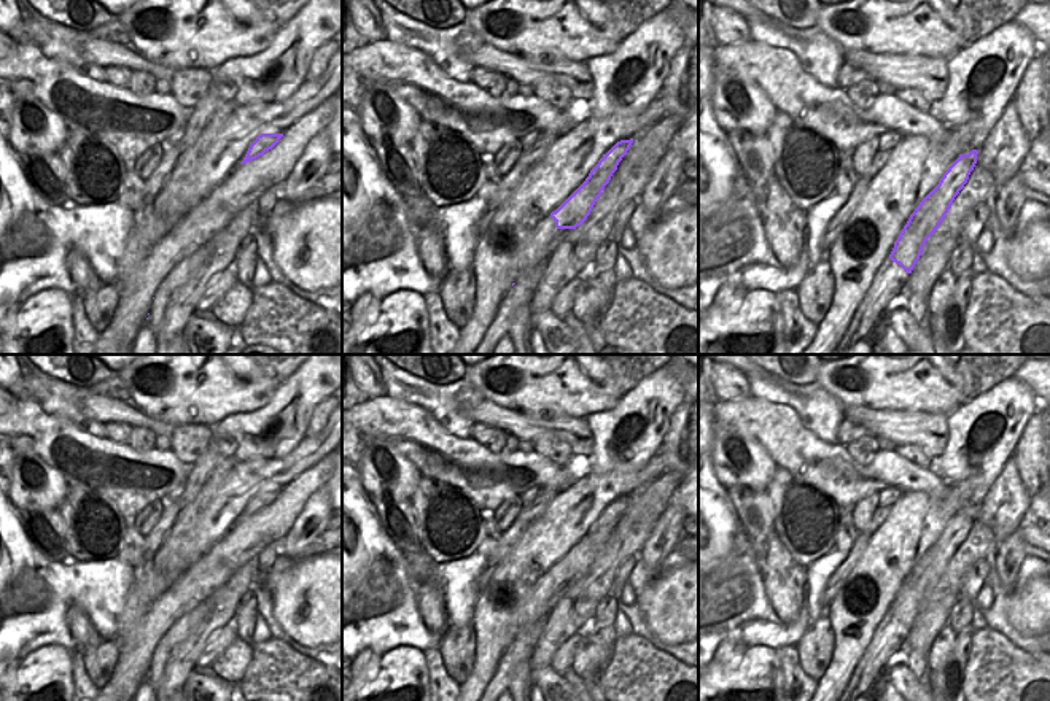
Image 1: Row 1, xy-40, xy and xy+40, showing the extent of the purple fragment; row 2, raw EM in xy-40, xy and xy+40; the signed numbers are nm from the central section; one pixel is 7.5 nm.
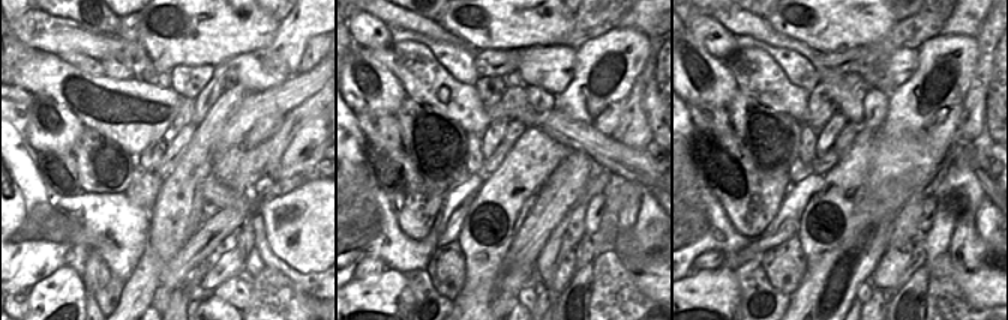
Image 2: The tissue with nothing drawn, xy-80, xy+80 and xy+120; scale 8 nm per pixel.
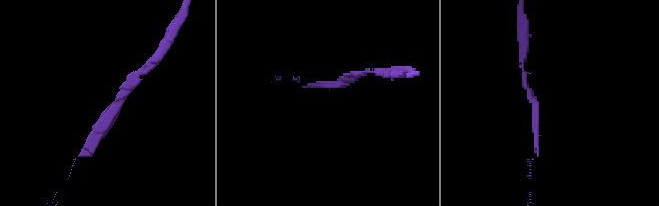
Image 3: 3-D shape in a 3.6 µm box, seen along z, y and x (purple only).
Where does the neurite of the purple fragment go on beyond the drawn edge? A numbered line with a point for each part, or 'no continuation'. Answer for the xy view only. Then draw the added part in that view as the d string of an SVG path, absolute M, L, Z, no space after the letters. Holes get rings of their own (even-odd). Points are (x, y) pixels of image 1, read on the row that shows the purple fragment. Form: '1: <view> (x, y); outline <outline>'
no continuation

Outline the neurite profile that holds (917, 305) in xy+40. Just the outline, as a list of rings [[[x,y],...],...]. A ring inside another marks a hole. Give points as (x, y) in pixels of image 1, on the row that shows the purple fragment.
[[[912,294],[905,300],[905,308],[908,310],[908,313],[912,315],[913,320],[916,320],[918,323],[921,323],[921,320],[924,316],[924,312],[928,310],[926,299],[921,297],[921,296]]]

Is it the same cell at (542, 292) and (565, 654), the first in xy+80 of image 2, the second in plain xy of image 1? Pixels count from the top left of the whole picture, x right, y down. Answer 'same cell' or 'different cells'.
same cell

